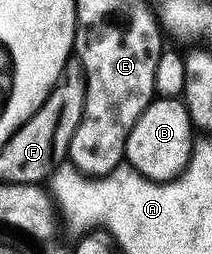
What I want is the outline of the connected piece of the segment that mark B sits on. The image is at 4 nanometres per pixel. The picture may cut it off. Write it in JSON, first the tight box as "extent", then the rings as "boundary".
{"extent":[126,96,193,181],"boundary":[[[156,96],[149,107],[145,107],[141,119],[133,123],[133,131],[129,131],[126,164],[151,181],[173,181],[181,176],[191,161],[191,133],[193,134],[191,116],[182,100],[179,97]]]}

